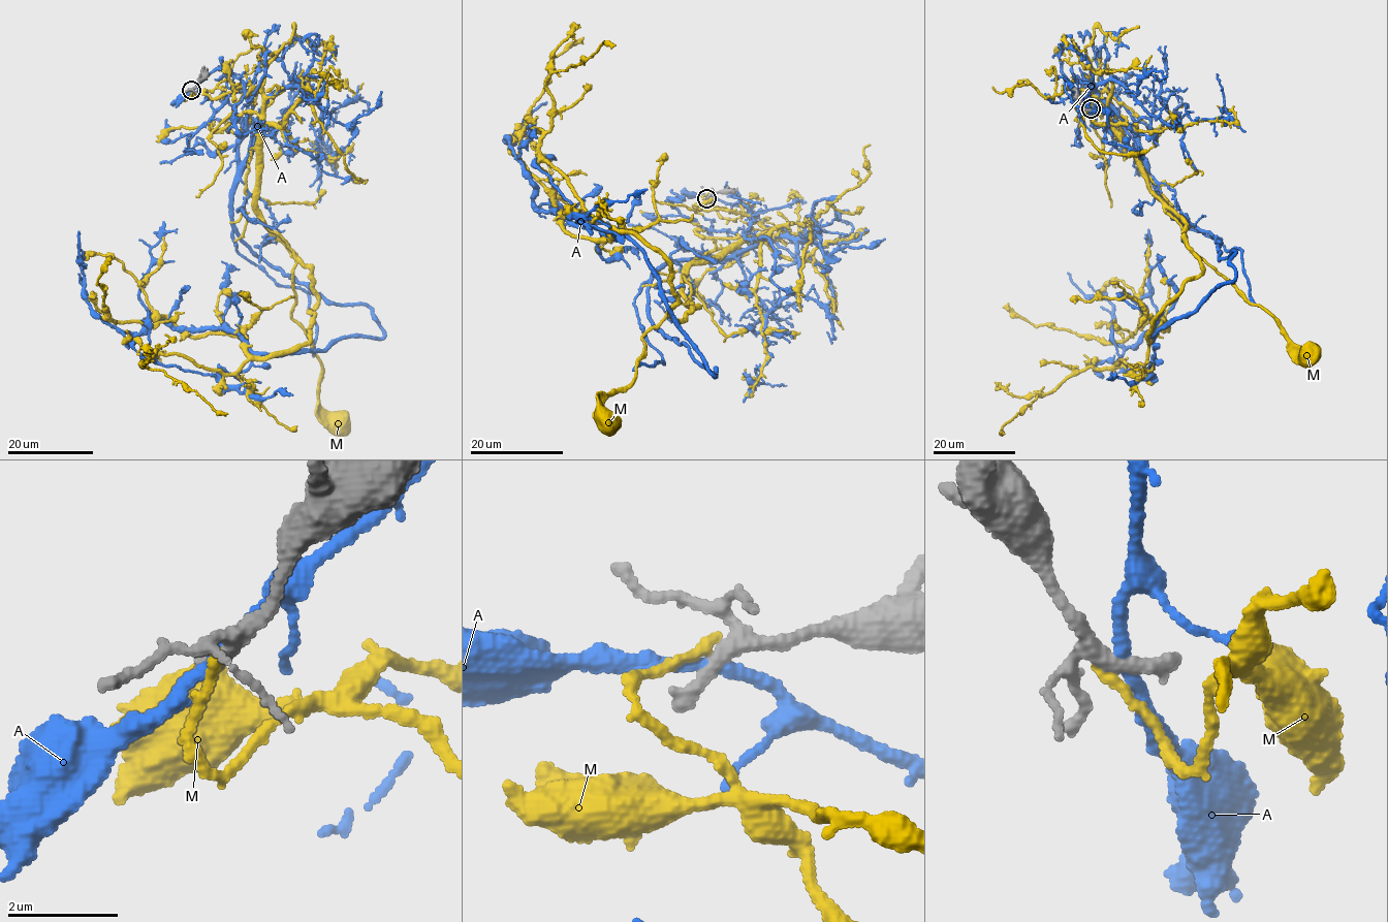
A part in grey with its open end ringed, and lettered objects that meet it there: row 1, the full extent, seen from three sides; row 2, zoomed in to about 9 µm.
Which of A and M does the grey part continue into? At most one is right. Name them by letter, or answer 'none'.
none

